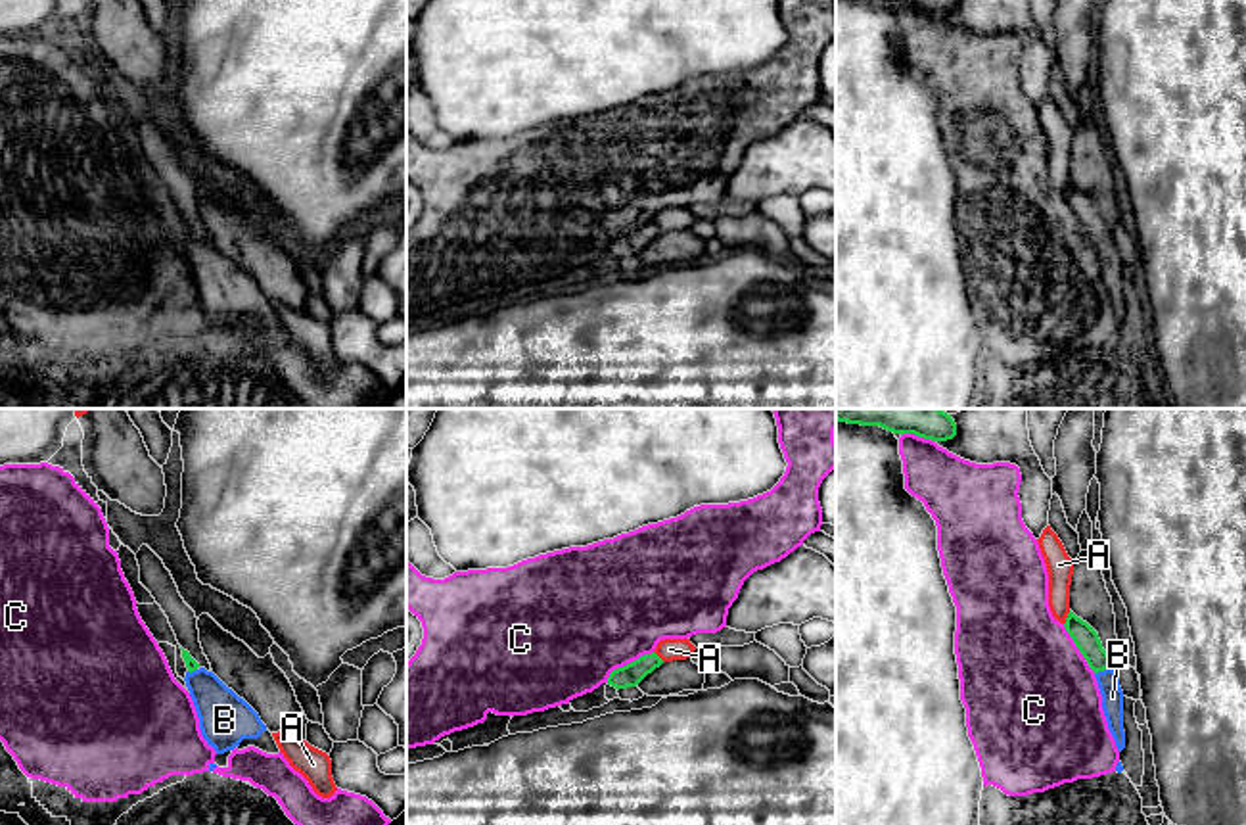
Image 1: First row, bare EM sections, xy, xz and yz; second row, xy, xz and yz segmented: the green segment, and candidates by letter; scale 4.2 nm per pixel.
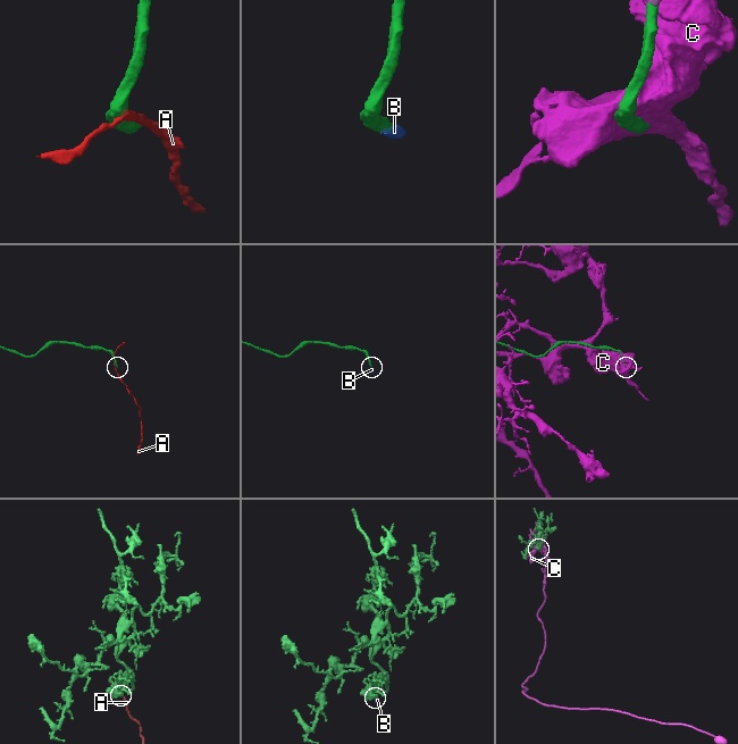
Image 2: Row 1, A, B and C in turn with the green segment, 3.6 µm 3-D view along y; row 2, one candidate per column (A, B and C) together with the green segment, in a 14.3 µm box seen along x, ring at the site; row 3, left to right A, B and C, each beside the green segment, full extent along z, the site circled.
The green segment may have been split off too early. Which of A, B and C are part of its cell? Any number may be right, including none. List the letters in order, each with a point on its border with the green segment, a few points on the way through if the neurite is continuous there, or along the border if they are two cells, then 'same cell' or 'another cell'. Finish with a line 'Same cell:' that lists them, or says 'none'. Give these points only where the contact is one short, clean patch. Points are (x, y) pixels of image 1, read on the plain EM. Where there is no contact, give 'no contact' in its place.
A: meets green in yz at (1066, 188); another cell
B: meets green in yz at (1103, 240); runs through yz (1085, 208), (1103, 240), (1112, 267); same cell
C: meets green in xz at (627, 235); another cell
Same cell: B

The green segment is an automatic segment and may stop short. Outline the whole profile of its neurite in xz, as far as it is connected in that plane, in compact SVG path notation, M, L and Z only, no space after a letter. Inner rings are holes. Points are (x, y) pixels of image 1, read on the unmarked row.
M656 223L644 224L638 230L613 240L608 248L608 255L615 257L617 261L636 257L648 244L652 244L661 234L663 230Z

